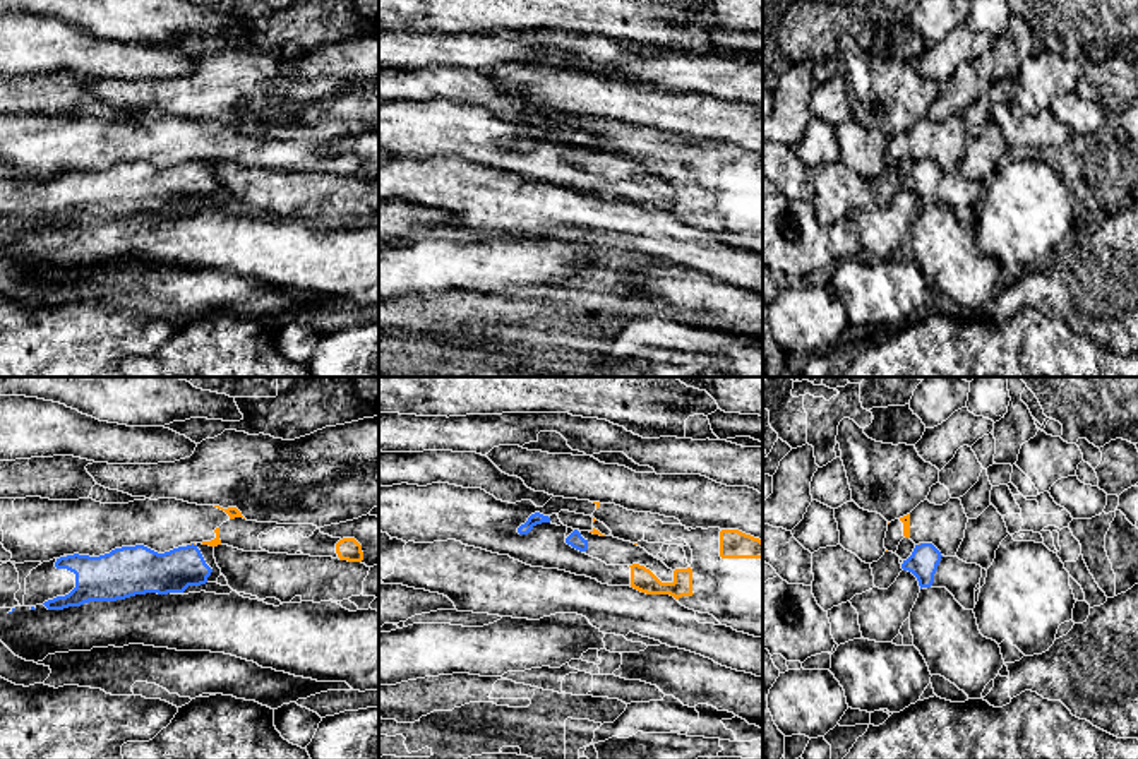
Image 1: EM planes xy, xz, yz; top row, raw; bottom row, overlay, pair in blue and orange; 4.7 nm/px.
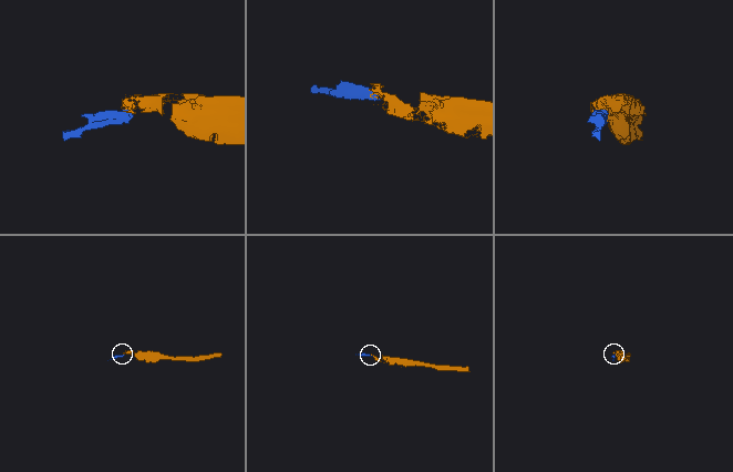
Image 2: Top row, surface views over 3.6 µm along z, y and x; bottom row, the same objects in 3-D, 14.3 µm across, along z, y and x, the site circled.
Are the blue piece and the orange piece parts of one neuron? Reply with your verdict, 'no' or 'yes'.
no

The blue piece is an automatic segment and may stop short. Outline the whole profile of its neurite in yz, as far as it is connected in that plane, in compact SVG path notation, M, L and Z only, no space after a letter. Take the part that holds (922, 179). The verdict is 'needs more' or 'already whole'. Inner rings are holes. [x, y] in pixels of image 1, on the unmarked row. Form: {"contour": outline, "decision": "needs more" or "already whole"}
{"contour": "M920 159L903 176L901 185L917 194L920 206L946 204L965 226L975 224L980 182L967 180L958 173L944 173L932 159Z", "decision": "needs more"}

